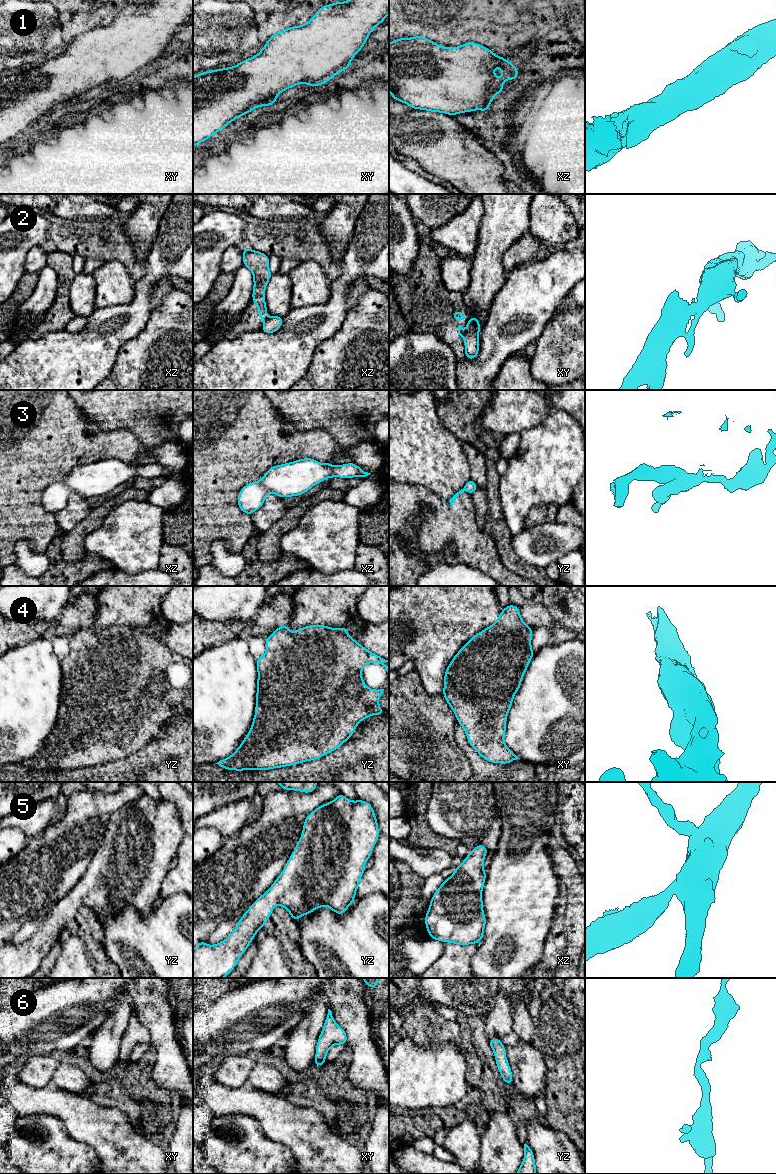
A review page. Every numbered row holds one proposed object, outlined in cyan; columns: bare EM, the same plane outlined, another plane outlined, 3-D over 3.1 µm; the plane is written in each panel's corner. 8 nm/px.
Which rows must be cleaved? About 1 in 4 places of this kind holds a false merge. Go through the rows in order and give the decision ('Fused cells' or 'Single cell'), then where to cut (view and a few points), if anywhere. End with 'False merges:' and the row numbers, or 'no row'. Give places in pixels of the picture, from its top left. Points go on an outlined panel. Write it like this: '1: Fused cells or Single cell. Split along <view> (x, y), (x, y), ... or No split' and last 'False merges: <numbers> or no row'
1: Single cell. No split
2: Fused cells. Split along xy (463, 332), (464, 335)
3: Fused cells. Split along yz (463, 488), (465, 490)
4: Single cell. No split
5: Single cell. No split
6: Single cell. No split
False merges: 2, 3

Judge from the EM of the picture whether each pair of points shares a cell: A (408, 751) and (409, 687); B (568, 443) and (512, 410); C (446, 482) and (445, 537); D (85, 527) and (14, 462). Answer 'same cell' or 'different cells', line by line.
A: same cell
B: different cells
C: different cells
D: different cells

